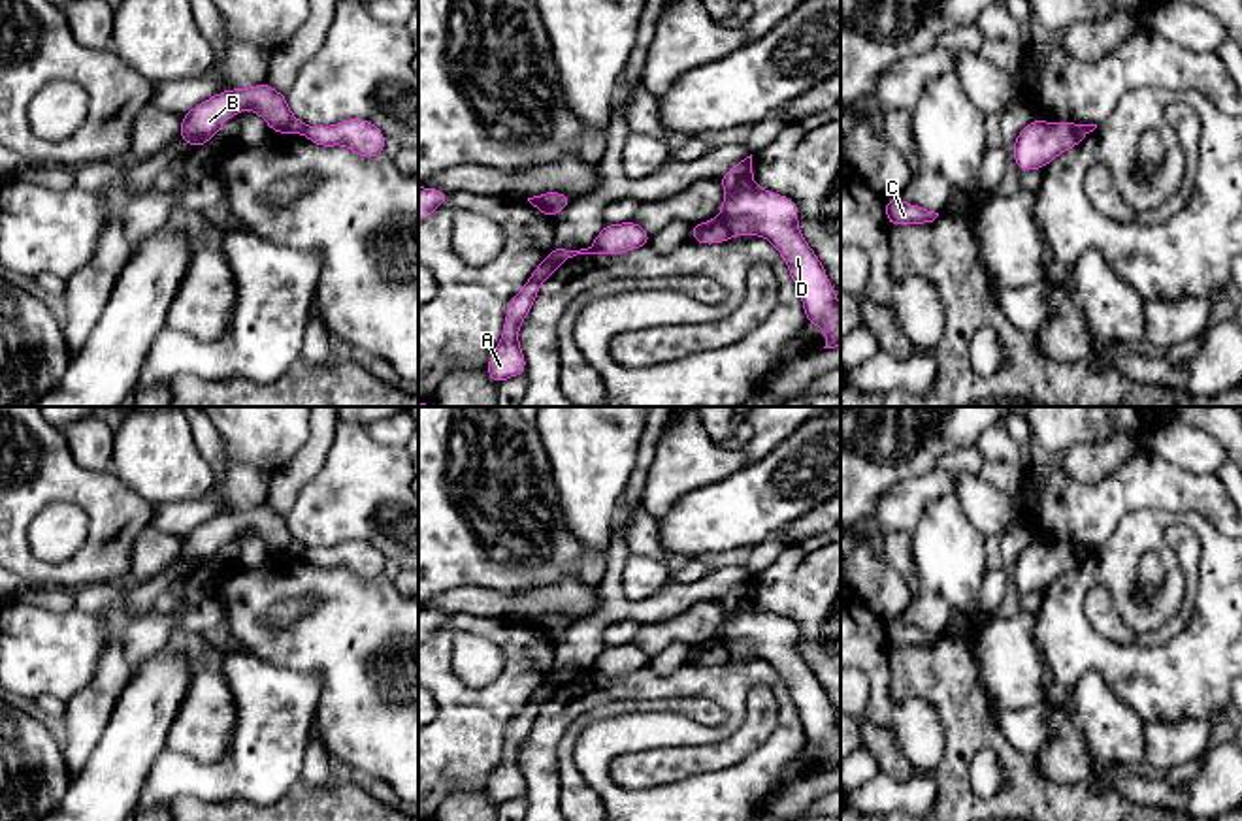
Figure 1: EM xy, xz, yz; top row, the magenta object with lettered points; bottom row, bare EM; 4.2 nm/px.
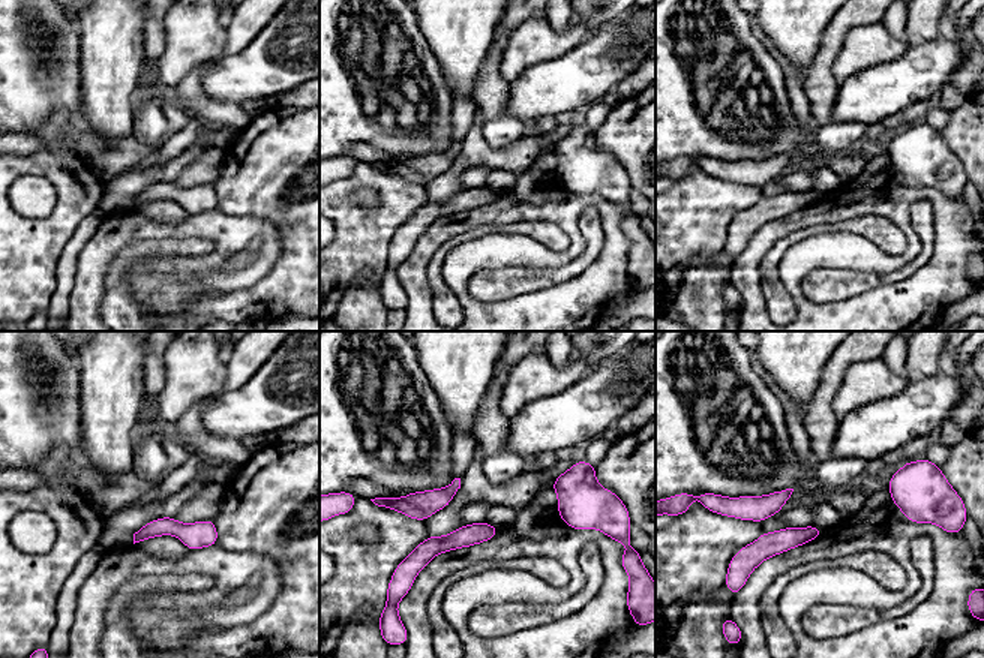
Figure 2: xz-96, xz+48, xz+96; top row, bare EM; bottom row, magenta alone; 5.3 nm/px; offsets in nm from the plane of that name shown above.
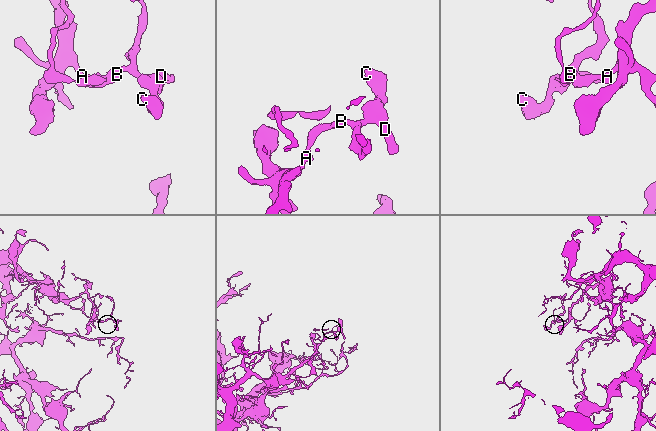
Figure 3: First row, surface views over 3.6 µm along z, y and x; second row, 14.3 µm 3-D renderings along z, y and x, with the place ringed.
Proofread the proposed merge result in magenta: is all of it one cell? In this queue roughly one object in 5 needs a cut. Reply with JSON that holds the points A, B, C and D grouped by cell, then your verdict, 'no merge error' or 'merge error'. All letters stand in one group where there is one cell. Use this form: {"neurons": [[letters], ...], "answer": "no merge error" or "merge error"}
{"neurons": [["A", "B"], ["C", "D"]], "answer": "merge error"}

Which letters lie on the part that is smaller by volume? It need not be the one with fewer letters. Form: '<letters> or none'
C, D

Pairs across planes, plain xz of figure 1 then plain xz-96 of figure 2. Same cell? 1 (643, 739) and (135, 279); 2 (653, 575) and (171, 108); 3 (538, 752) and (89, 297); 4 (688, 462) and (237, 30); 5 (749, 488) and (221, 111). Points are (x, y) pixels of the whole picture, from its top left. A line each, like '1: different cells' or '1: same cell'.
1: same cell
2: different cells
3: same cell
4: different cells
5: different cells

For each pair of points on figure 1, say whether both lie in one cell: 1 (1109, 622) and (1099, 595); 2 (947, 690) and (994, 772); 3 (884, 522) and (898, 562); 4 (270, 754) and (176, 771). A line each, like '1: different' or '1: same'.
1: same
2: different
3: different
4: same

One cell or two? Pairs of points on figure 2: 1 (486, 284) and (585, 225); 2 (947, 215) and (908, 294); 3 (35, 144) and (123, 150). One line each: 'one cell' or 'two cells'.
1: one cell
2: one cell
3: one cell

